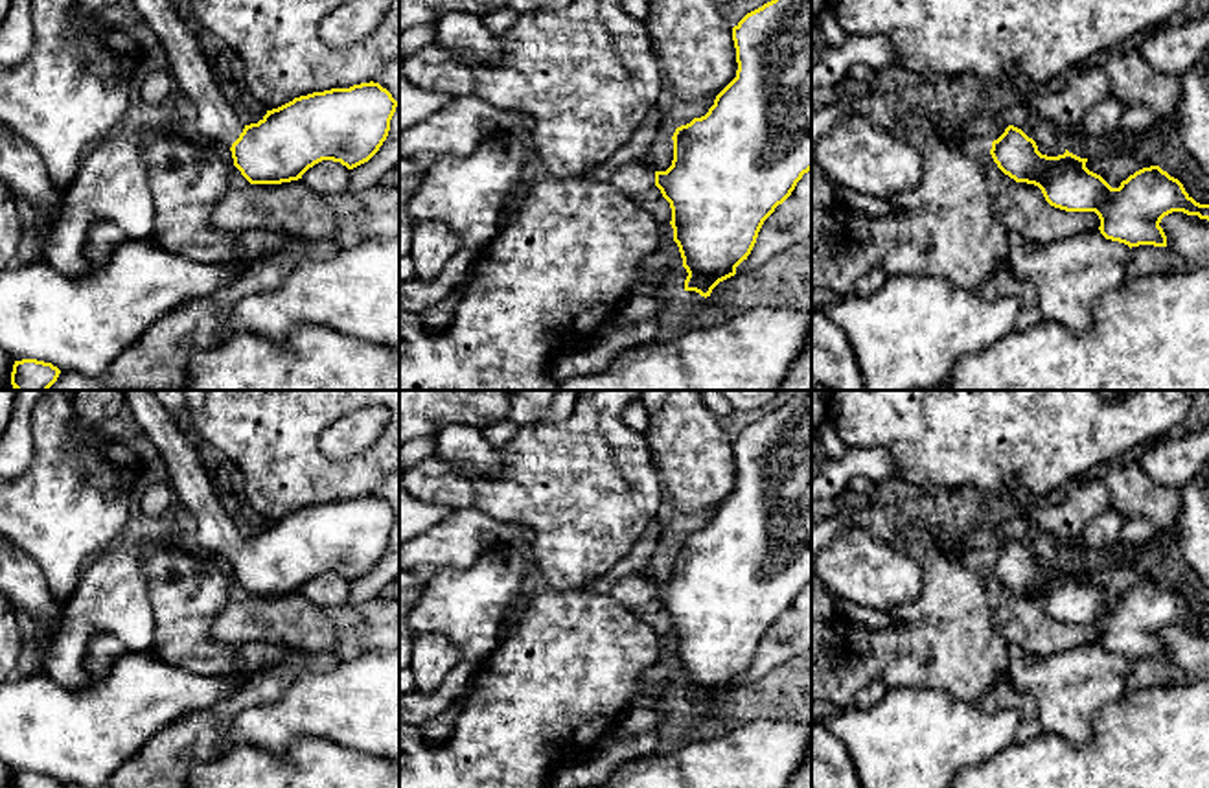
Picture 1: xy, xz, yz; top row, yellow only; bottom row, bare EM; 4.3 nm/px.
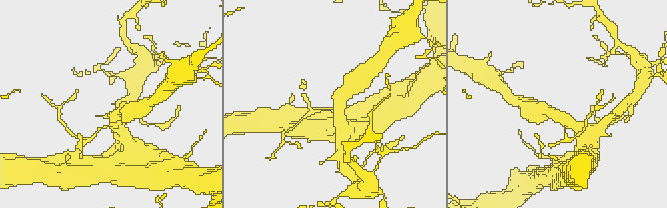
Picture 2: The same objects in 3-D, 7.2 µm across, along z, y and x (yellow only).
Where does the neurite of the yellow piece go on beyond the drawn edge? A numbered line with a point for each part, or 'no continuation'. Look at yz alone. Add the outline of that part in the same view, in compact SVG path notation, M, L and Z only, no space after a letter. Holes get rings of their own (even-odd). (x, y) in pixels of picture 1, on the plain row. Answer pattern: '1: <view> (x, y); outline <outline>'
no continuation

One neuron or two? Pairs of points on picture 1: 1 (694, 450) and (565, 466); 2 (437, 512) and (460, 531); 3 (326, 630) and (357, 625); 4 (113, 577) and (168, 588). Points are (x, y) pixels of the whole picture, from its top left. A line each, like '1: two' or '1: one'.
1: two
2: two
3: one
4: two

